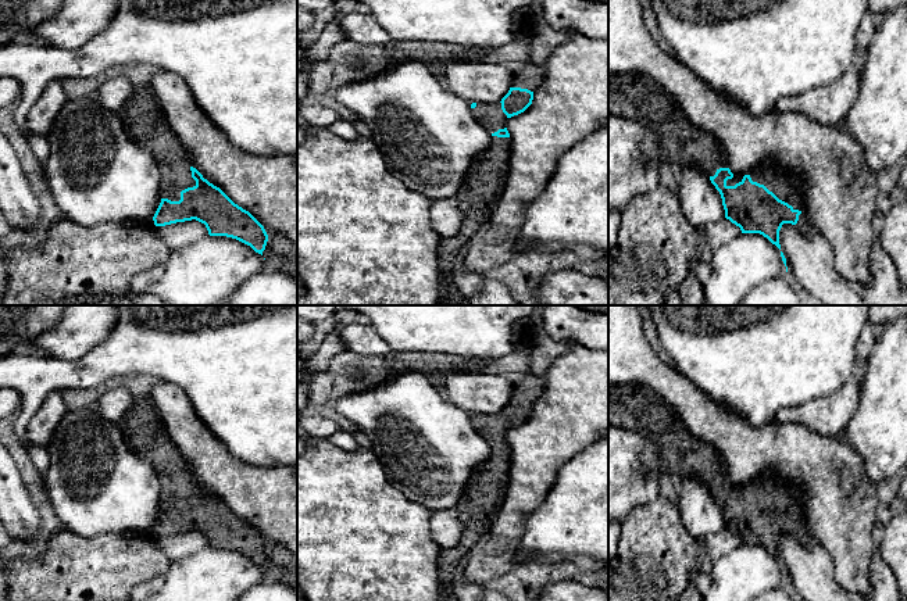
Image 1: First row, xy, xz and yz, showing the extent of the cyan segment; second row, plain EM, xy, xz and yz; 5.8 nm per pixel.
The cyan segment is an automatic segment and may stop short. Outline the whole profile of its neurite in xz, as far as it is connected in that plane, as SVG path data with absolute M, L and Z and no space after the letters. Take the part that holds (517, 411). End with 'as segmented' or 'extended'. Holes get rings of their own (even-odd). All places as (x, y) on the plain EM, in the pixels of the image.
M526 373L514 383L508 404L496 415L472 414L471 425L492 447L490 457L476 465L456 507L463 537L457 547L442 550L438 561L440 587L453 582L458 561L468 555L496 518L507 491L511 468L507 430L524 423L544 390L544 378Z | extended

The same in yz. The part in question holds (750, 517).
M646 386L608 387L608 423L642 434L657 447L660 472L696 476L703 480L719 502L725 529L742 544L760 544L781 561L779 541L783 534L794 536L803 545L814 545L807 532L804 501L799 487L785 486L776 479L756 479L744 487L735 487L728 479L722 455L708 443L694 437L679 414Z | extended

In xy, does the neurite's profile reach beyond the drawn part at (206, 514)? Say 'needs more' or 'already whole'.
needs more

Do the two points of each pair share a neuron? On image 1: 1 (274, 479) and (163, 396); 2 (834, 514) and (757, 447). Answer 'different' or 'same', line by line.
1: same
2: same

